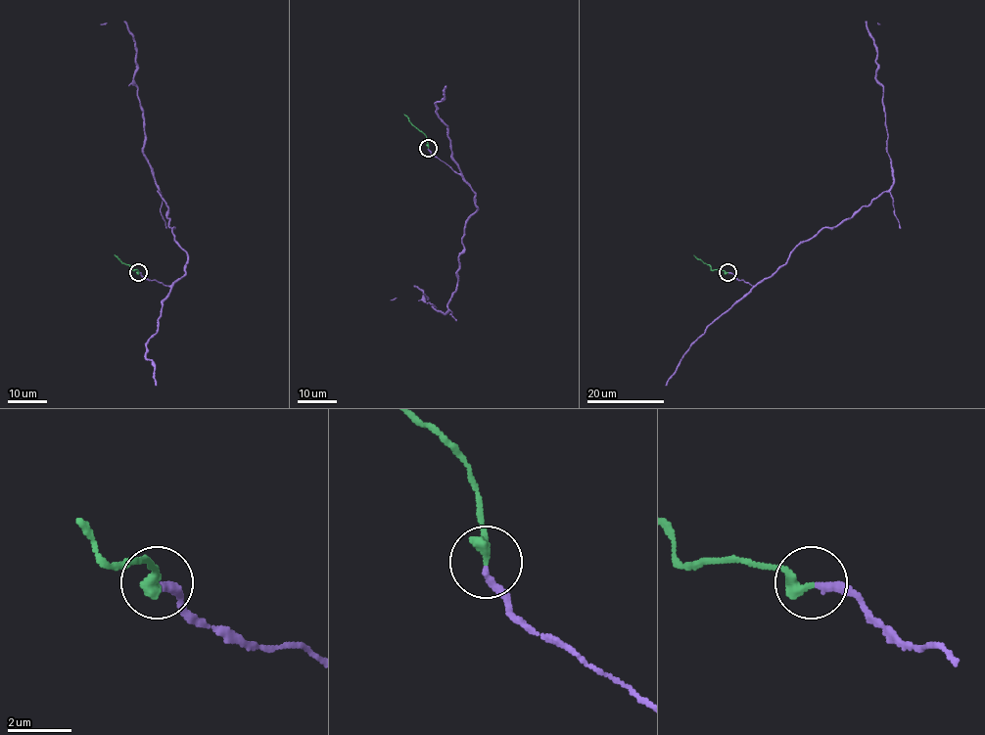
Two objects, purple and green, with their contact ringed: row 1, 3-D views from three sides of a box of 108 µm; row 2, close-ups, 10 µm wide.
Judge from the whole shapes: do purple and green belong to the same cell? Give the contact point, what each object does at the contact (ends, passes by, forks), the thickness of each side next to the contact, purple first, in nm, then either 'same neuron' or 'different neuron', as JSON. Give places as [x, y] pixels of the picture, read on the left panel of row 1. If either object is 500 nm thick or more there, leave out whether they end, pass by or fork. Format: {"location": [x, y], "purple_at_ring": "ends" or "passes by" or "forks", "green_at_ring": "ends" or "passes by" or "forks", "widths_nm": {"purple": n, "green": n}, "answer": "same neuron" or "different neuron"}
{"location": [138, 272], "purple_at_ring": "ends", "green_at_ring": "ends", "widths_nm": {"purple": 240, "green": 360}, "answer": "same neuron"}

